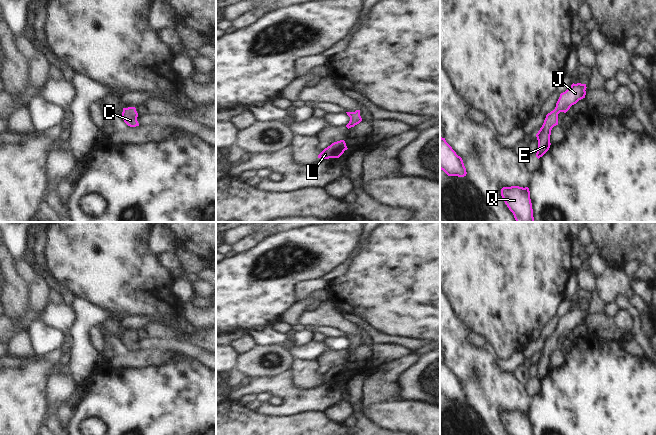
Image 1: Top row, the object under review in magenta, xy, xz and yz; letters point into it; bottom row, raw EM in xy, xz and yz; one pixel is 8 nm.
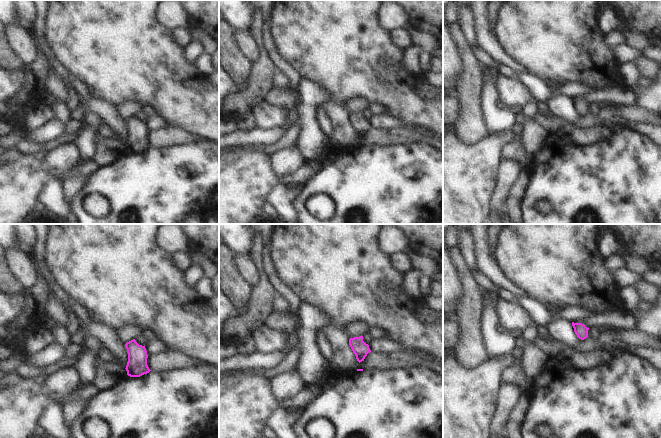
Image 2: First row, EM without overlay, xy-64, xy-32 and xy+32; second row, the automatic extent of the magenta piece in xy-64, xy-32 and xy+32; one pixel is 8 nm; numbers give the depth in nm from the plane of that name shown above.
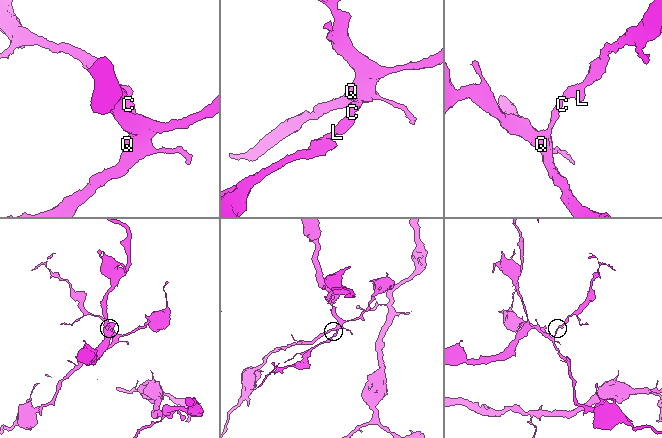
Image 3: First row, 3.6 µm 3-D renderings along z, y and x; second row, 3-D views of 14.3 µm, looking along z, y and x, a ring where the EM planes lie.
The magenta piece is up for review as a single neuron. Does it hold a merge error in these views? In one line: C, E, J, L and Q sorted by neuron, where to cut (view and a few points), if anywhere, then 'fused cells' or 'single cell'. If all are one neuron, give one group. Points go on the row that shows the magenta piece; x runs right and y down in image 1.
groups C E J L Q; cut none; single cell

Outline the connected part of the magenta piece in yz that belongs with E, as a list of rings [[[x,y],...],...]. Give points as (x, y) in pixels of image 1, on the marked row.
[[[573,83],[570,88],[560,94],[555,109],[546,115],[542,127],[536,134],[538,140],[536,157],[538,159],[542,157],[550,148],[551,130],[554,126],[558,125],[558,114],[560,112],[566,113],[572,105],[585,98],[586,88],[586,84]]]

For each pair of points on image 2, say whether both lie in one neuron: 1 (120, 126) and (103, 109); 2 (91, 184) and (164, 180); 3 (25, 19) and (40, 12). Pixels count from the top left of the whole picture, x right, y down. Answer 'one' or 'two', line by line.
1: one
2: one
3: two

